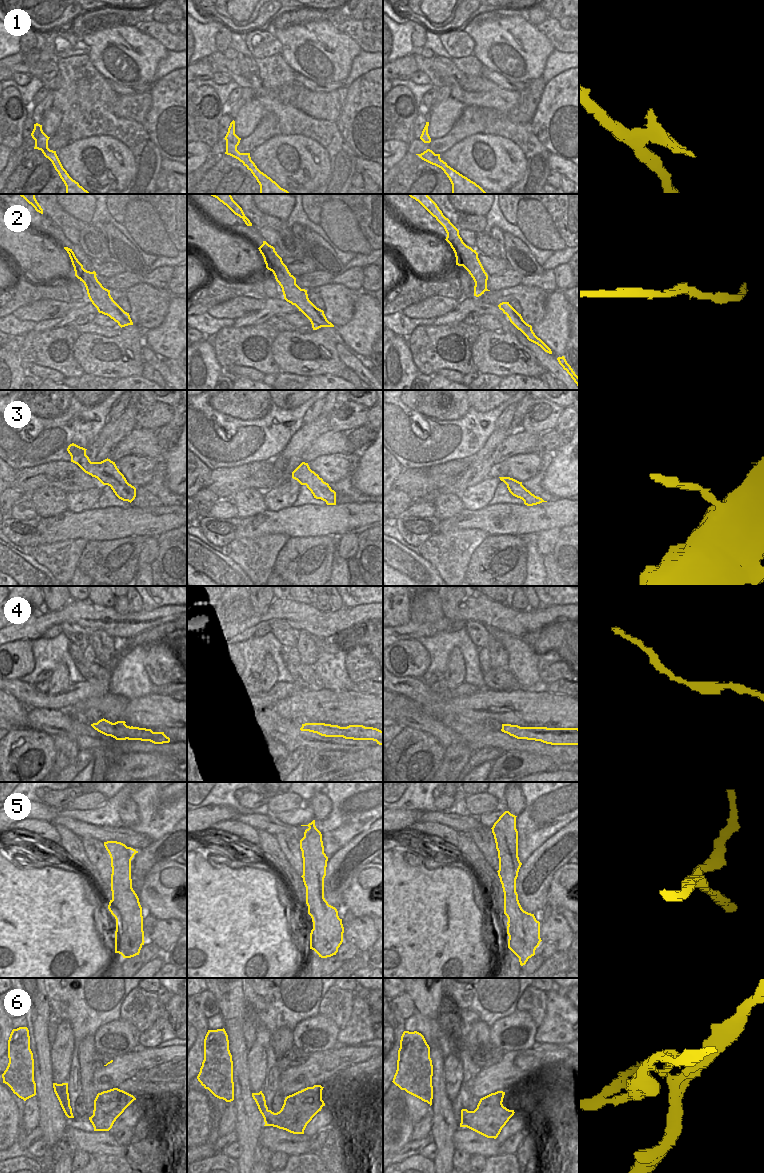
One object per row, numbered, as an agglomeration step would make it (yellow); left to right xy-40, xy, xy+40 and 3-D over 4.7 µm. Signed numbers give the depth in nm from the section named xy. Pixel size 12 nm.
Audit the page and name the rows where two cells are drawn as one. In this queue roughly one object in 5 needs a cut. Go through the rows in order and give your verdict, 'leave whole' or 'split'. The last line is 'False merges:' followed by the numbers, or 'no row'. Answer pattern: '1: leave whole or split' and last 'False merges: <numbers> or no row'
1: leave whole
2: leave whole
3: leave whole
4: leave whole
5: split
6: split
False merges: 5, 6

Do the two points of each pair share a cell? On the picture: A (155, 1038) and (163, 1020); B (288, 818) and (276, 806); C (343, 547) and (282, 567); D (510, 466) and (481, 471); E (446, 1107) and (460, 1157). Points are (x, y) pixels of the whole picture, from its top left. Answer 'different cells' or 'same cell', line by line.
A: same cell
B: different cells
C: different cells
D: different cells
E: different cells

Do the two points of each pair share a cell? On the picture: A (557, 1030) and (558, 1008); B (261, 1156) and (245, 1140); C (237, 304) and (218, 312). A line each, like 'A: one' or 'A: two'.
A: one
B: two
C: one

